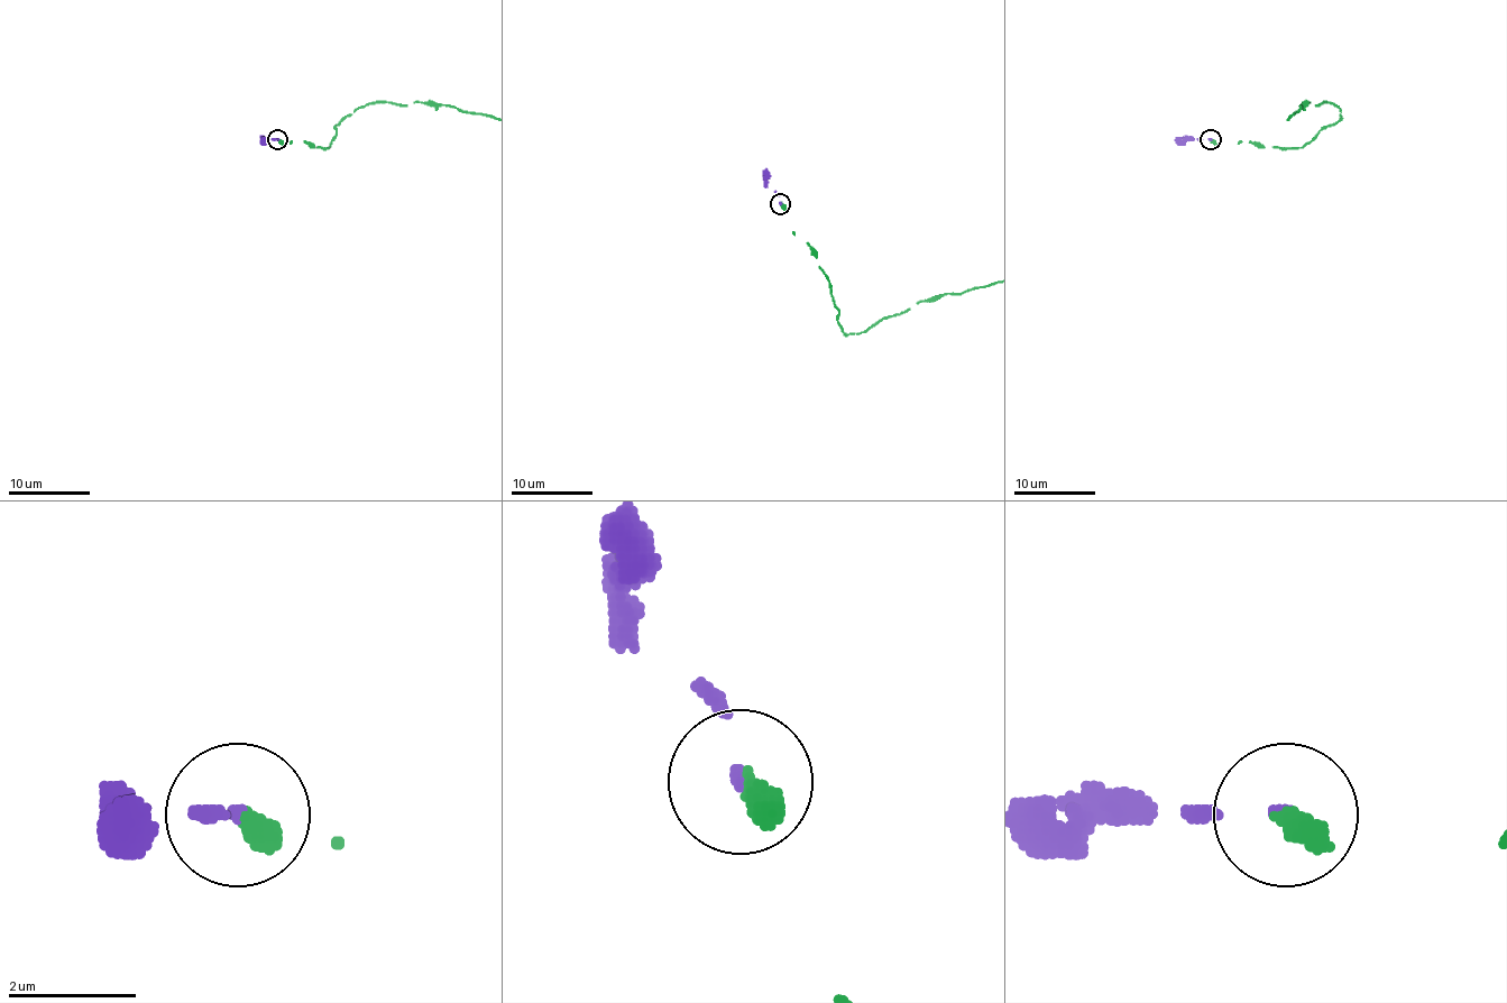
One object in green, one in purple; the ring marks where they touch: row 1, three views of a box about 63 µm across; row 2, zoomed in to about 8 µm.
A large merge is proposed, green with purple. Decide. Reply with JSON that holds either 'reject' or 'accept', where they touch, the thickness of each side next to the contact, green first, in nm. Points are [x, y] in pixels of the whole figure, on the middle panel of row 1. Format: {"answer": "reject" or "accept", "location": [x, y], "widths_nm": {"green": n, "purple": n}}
{"answer": "accept", "location": [780, 203], "widths_nm": {"green": 400, "purple": 140}}

